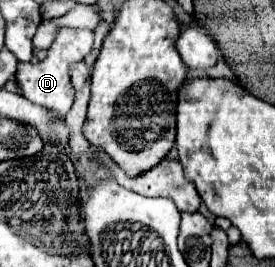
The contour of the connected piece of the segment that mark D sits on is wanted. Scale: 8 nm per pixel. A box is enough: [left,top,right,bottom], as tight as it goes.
[17,27,93,117]

